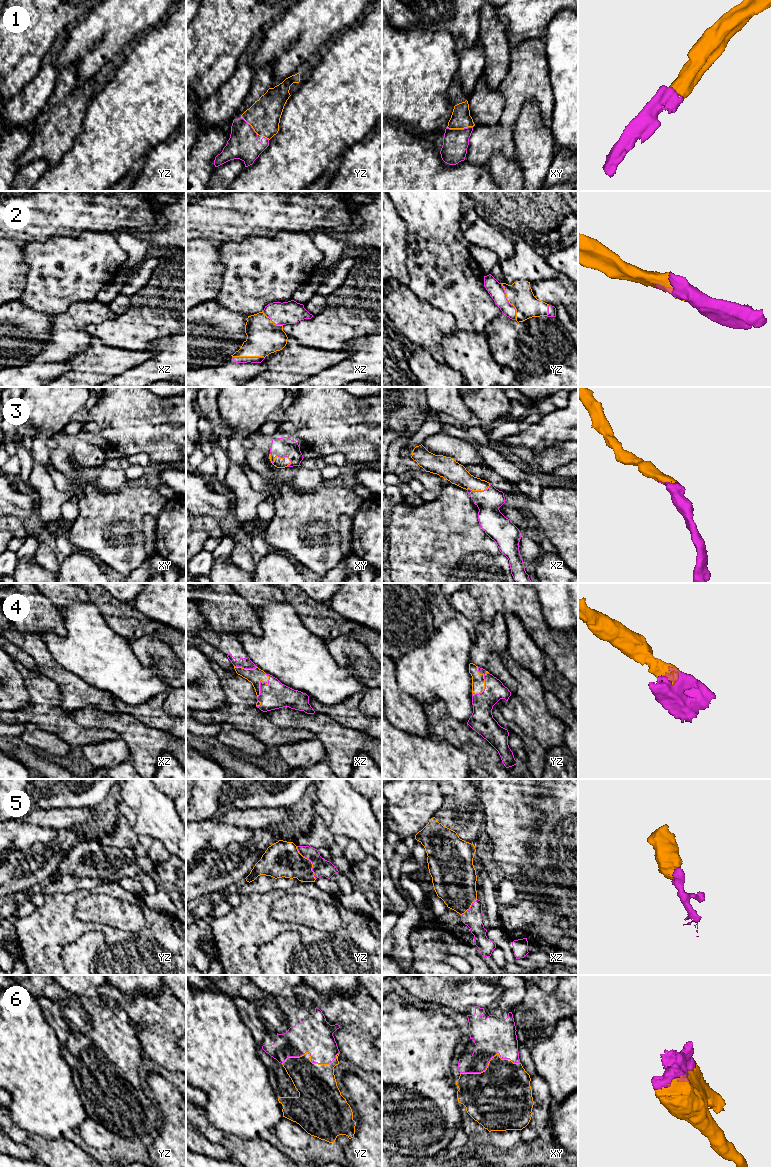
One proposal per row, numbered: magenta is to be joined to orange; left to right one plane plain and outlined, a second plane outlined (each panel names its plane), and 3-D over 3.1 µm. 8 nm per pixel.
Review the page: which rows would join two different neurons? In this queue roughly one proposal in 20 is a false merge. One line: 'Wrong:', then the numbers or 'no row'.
Wrong: no row

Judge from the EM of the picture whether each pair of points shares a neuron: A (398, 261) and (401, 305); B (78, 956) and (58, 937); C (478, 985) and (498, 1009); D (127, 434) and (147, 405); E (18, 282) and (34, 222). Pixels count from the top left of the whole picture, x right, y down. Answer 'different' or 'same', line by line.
A: different
B: different
C: different
D: same
E: different

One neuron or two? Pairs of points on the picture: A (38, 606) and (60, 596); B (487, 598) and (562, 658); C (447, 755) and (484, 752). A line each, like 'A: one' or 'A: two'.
A: two
B: one
C: two

